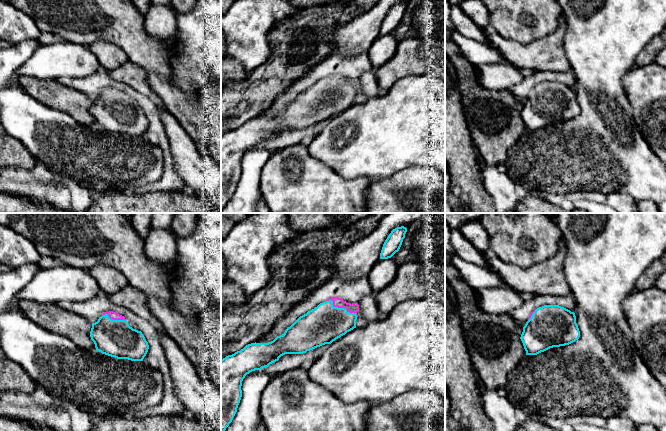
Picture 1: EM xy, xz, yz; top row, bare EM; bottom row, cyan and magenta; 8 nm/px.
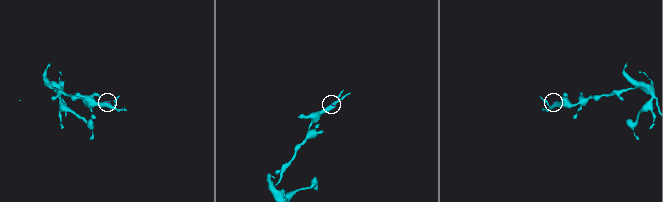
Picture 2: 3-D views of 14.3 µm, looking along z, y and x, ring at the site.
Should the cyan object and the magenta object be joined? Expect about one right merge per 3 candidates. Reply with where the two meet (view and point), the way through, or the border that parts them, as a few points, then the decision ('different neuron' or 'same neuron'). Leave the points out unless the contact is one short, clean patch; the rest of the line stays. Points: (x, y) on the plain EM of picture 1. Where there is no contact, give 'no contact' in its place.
contact xz (340, 84); way xz (322, 101), (340, 84), (337, 78); same neuron

